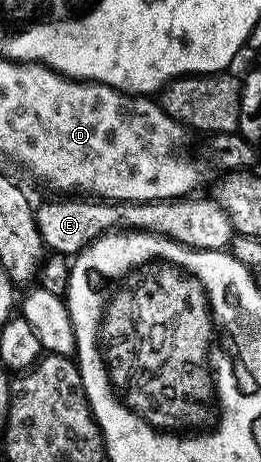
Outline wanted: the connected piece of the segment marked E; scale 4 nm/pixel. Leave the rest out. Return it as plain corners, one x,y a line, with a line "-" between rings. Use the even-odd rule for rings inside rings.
54,196
51,202
38,202
34,219
47,251
58,256
73,256
92,244
102,234
121,228
123,231
145,230
147,234
162,234
197,250
226,250
236,233
228,212
213,197
187,196
169,202
127,202
115,204
109,200
91,200
86,196

